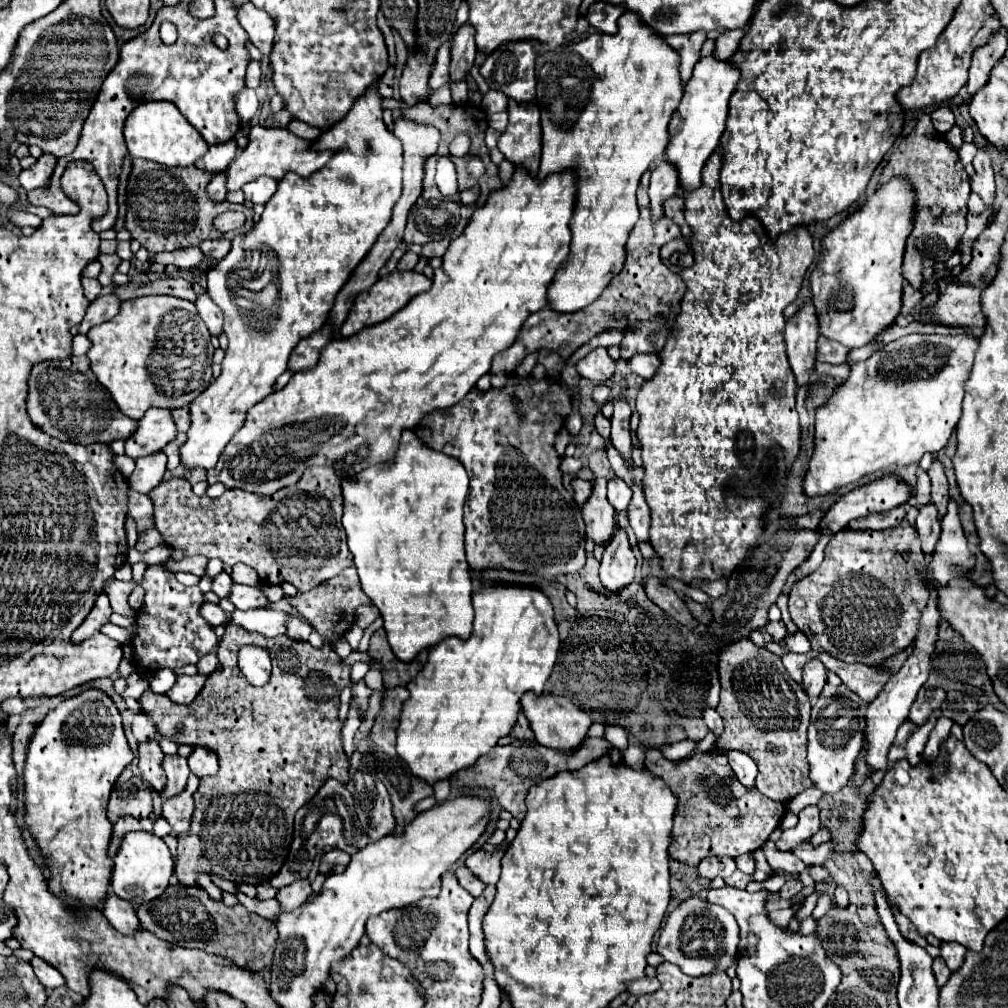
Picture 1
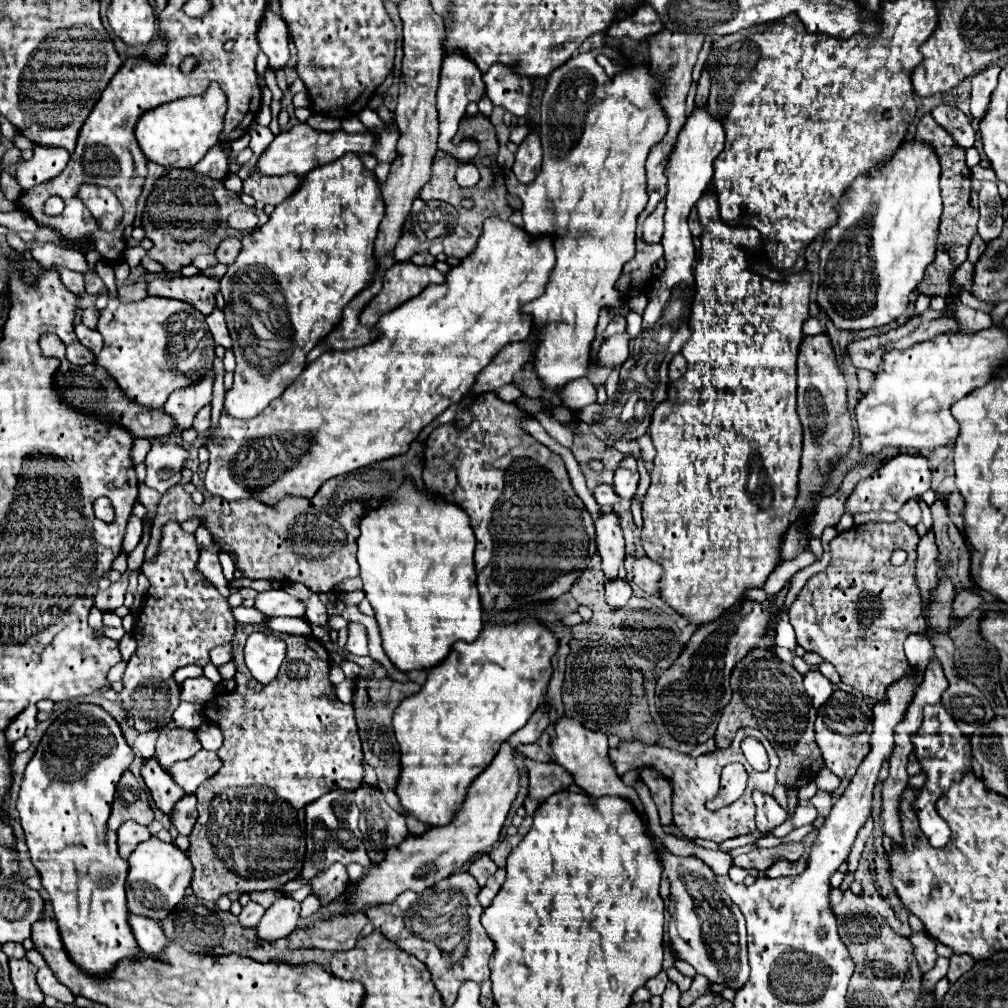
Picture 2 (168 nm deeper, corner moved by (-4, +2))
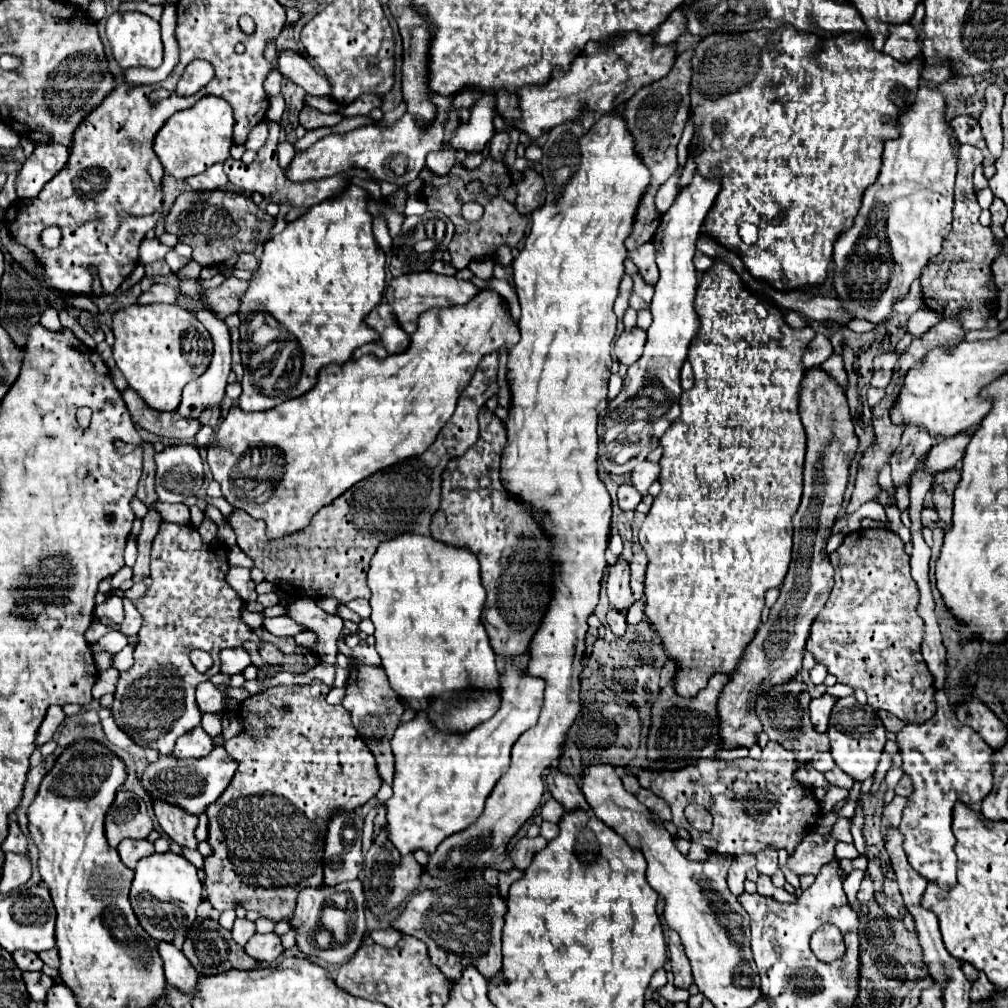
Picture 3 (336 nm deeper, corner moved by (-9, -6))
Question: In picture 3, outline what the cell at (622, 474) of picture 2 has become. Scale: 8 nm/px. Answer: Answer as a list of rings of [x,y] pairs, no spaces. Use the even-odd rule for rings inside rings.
[[[641,462],[633,472],[631,472],[631,484],[639,494],[647,494],[649,486],[657,480],[659,476],[659,464],[651,462]]]

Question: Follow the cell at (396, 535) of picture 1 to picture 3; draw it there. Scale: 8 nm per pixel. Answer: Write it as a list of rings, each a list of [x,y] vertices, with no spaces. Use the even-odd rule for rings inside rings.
[[[401,534],[377,546],[367,572],[367,584],[373,592],[371,622],[375,624],[375,640],[377,640],[375,650],[379,652],[381,666],[401,702],[421,712],[431,706],[429,702],[431,696],[437,698],[441,694],[459,692],[471,686],[483,690],[483,696],[479,700],[451,702],[447,714],[443,716],[431,714],[431,718],[441,730],[449,732],[467,732],[473,726],[489,720],[499,706],[499,690],[497,690],[499,672],[495,666],[495,652],[489,644],[485,626],[481,622],[485,606],[485,588],[479,578],[477,556],[465,546],[455,548],[431,536]]]

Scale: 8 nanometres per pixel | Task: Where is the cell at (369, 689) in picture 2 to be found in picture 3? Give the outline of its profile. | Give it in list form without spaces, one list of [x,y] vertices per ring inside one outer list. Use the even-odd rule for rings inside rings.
[[[353,662],[345,688],[347,688],[347,696],[343,700],[343,706],[351,712],[353,726],[357,728],[363,742],[373,752],[373,756],[377,760],[377,772],[379,772],[381,780],[391,784],[393,782],[393,772],[395,772],[395,756],[391,752],[389,742],[391,742],[393,732],[395,732],[395,728],[401,720],[403,704],[399,702],[397,694],[391,690],[391,686],[387,682],[387,676],[381,670],[381,666],[365,666],[365,664]]]

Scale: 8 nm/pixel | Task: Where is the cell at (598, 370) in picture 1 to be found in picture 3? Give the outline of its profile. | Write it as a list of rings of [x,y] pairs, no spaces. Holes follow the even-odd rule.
[[[633,328],[631,332],[623,332],[615,340],[615,356],[621,364],[631,366],[633,362],[639,360],[645,344],[645,332],[641,328]]]

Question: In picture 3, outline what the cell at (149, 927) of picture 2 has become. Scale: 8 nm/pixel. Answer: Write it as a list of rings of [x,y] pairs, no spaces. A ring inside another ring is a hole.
[[[157,942],[157,952],[165,966],[167,984],[179,990],[193,990],[193,986],[197,984],[197,970],[183,956],[183,952],[171,942]]]

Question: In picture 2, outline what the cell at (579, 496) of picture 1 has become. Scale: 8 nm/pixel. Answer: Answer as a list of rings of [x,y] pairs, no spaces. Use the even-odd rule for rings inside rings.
[[[608,484],[596,486],[594,498],[596,498],[596,502],[598,502],[602,508],[610,508],[610,506],[614,506],[614,504],[620,500],[620,498],[616,498],[616,492],[614,492],[612,486],[608,486]]]

